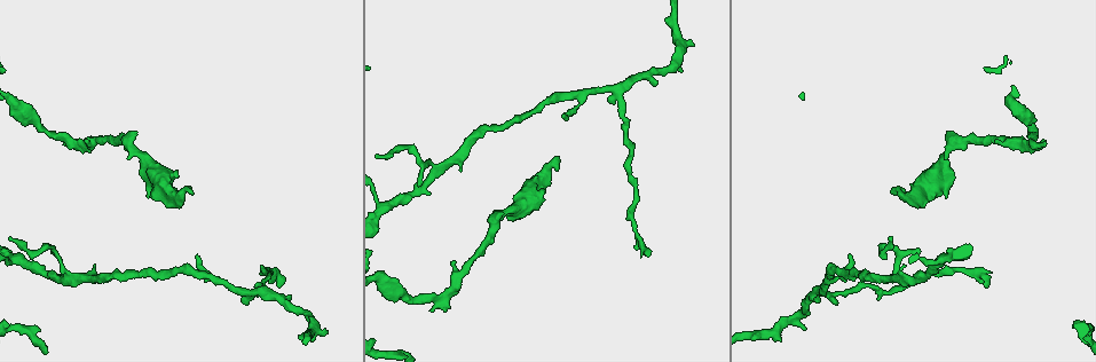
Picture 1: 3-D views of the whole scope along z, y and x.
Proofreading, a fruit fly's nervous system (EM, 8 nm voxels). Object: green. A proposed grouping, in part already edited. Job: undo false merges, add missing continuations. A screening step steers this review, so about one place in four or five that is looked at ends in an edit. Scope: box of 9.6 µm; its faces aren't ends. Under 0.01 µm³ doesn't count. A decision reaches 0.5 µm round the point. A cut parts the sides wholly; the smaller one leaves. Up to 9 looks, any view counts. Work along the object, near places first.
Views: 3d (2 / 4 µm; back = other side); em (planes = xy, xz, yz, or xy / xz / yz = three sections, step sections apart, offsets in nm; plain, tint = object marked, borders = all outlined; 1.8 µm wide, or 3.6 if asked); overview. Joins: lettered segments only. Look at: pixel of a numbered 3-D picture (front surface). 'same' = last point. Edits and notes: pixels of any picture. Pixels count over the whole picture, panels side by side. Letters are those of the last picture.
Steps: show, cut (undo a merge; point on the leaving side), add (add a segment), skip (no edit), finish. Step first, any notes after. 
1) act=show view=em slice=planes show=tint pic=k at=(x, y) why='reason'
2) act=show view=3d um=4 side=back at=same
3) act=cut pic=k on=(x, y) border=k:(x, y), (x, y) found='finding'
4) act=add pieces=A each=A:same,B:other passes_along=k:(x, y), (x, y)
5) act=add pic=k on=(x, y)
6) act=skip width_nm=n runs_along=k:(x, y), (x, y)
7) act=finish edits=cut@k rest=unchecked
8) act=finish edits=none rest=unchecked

act=show view=3d um=2 pic=1 at=(553, 157)

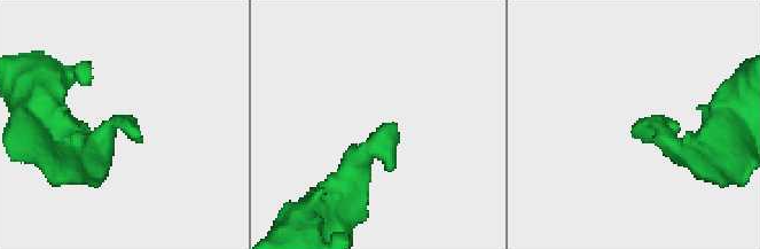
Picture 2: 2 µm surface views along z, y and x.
act=show view=em um=3.6 slice=yz step=8 show=borders pic=2 at=(127, 130)

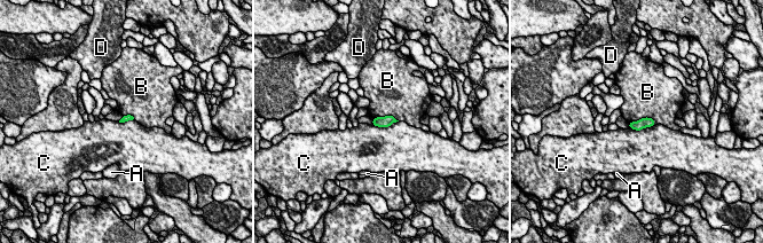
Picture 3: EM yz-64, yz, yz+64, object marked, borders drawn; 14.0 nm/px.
act=show view=em um=3.6 slice=planes show=borders at=same why='another direction'

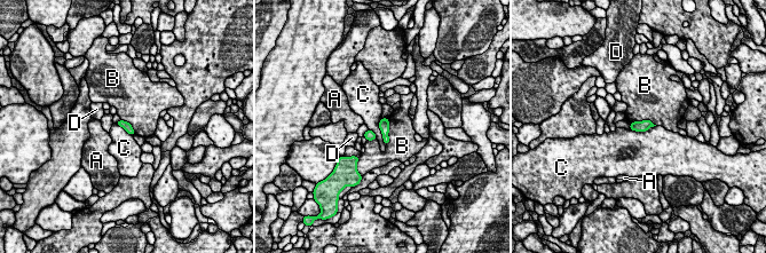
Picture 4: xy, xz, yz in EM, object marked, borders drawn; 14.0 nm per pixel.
act=skip each=A:other,B:other,C:other,D:other border=4:(381, 117), (379, 129), (386, 144) found='none of them fits'

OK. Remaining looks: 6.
act=show view=3d um=4 pic=1 at=(826, 278) why='arms part here'

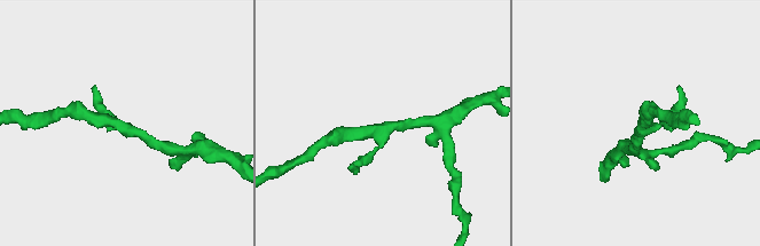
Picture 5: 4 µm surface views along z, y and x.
act=show view=em slice=planes show=tint pic=5 at=(641, 127)

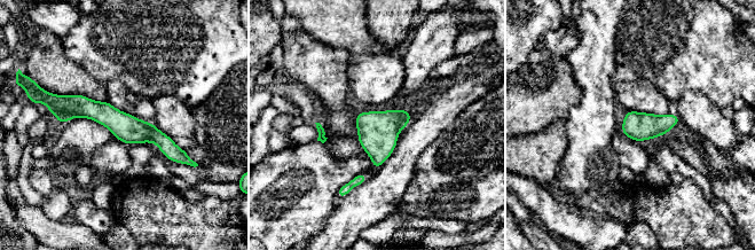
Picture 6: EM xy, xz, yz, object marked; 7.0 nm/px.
act=show view=em slice=planes show=borders at=same

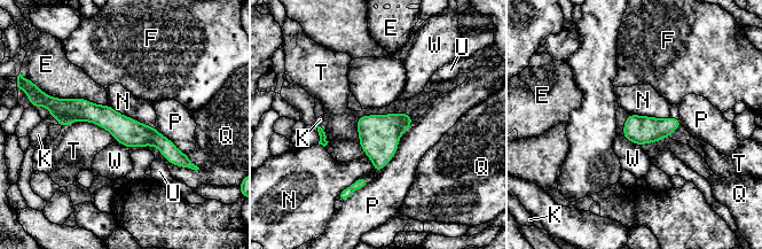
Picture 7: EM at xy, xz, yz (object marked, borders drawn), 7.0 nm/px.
act=skip each=E:other,F:other,K:other,N:other,P:other,Q:other,T:other,U:other,W:other runs_along=7:(55, 109), (104, 116), (182, 157) found='continuous, no second neuron'

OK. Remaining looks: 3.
act=show view=em slice=planes show=borders pic=1 at=(987, 286) why='an open end'

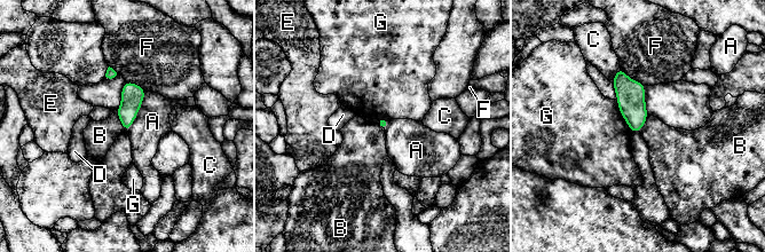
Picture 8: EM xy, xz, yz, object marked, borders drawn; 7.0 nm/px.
act=skip each=A:other,B:other,C:other,D:other,E:other,F:other,G:other border=8:(115, 110), (126, 132) found='none of them fits'

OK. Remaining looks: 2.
act=show view=em slice=yz step=8 show=borders pic=1 at=(942, 257) why='arms part here'

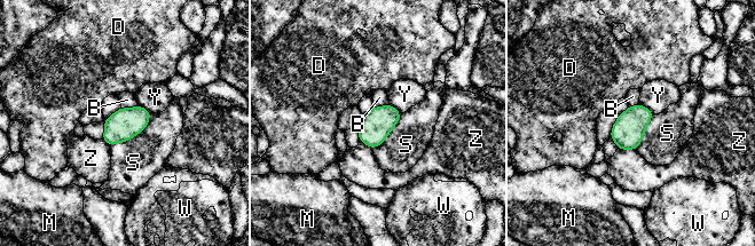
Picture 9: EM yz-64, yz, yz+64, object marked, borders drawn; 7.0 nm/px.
act=show view=em slice=planes show=borders at=same why='cut it another way'

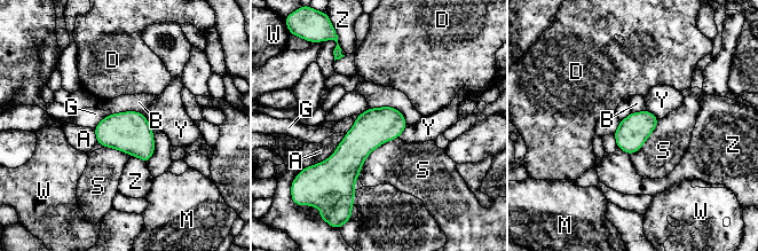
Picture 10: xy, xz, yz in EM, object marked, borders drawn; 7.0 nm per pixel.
act=skip width_nm=220 each=A:other,B:other,D:other,G:other,M:other,S:other,W:other,Y:other,Z:other border=10:(111, 112), (94, 128) found='continuous, no second neuron'

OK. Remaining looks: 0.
act=finish edits=none rest=unchecked

